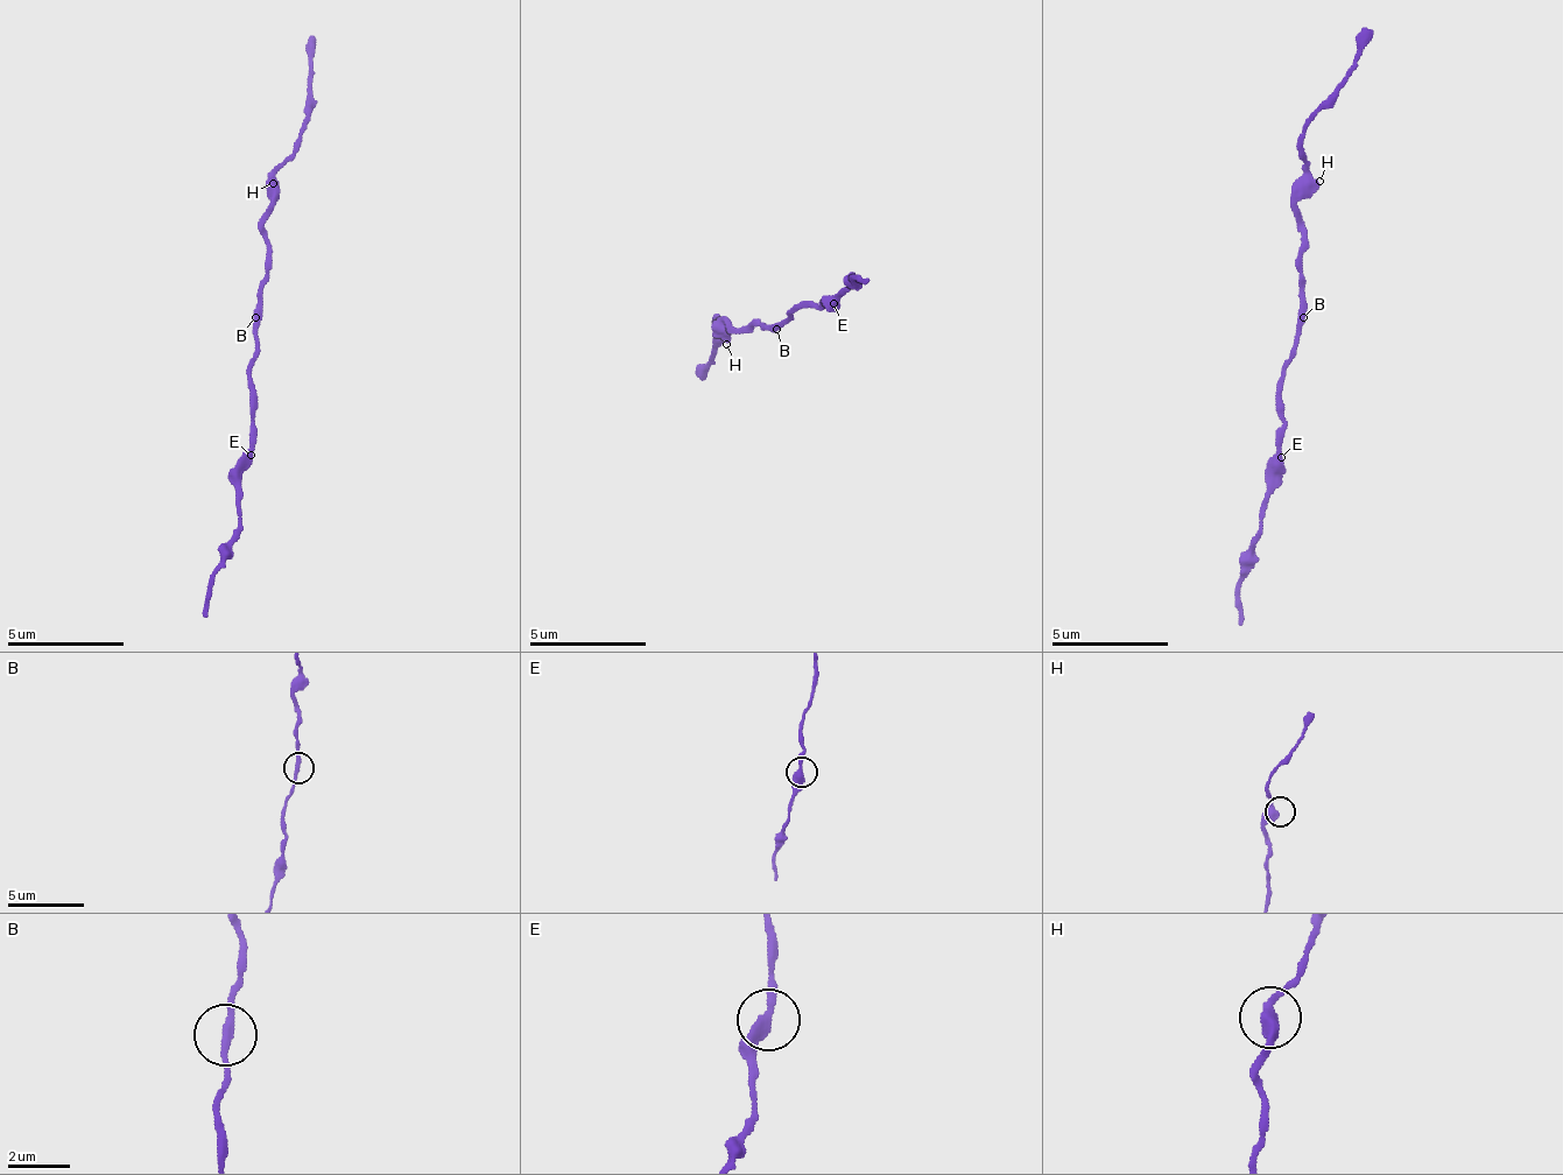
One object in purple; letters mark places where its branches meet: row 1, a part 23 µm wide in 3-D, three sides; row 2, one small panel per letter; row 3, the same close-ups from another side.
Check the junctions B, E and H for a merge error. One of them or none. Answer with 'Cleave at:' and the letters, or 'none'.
Cleave at: none

